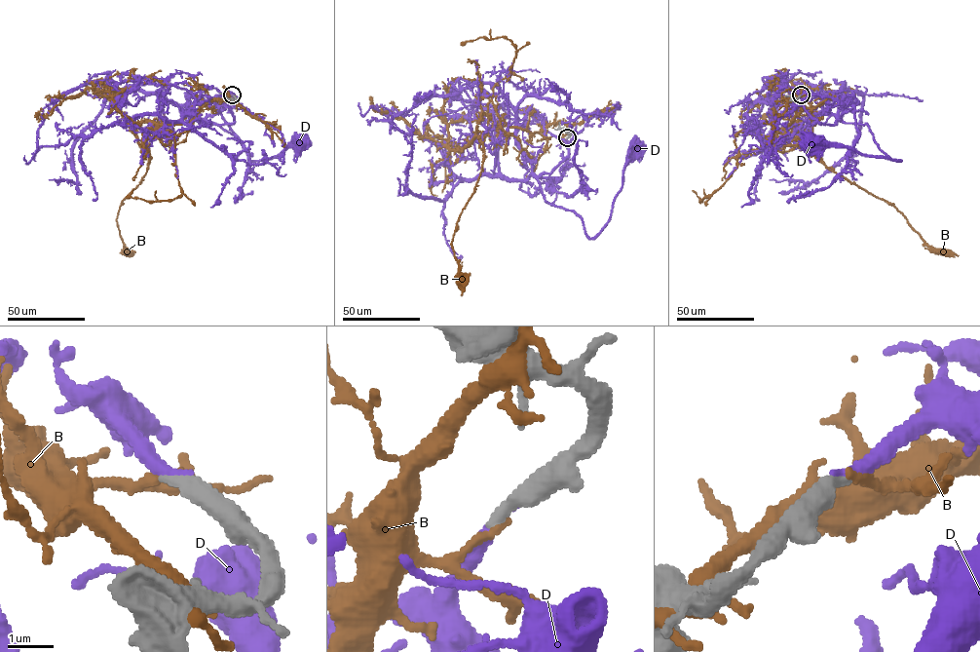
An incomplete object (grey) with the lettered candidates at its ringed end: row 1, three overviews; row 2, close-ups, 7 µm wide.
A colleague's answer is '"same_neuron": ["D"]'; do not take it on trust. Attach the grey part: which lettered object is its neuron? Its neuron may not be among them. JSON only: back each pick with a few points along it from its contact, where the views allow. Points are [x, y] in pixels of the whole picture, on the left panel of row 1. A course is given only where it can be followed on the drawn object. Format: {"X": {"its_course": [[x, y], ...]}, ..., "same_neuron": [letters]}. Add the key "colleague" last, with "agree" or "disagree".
{"D": {"its_course": [[232, 95], [204, 121], [219, 125], [232, 134], [251, 160], [270, 159], [297, 139], [301, 141]]}, "same_neuron": ["D"], "colleague": "agree"}

